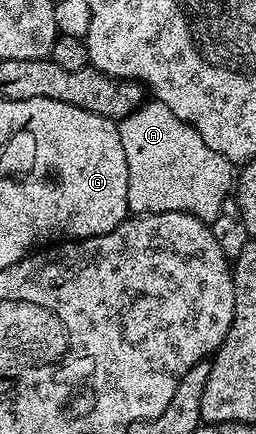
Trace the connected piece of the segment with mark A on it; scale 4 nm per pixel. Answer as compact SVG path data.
M158 101L144 102L143 106L118 120L121 146L125 149L125 161L129 165L129 189L127 209L135 215L156 215L166 211L180 211L195 215L198 219L210 221L221 213L221 205L233 191L233 165L221 153L209 149L197 133L169 105Z

